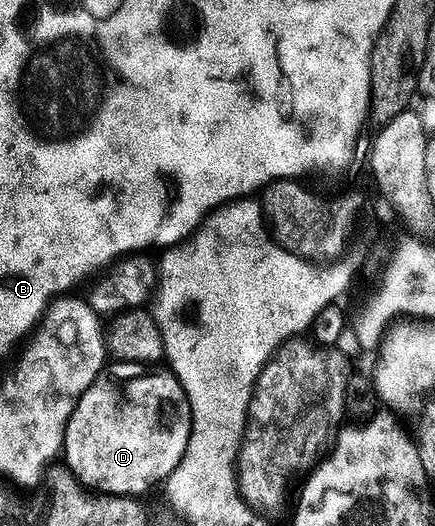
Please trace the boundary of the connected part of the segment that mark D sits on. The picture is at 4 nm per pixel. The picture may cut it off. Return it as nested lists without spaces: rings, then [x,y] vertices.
[[[136,380],[128,388],[128,408],[120,392],[108,392],[104,382],[92,384],[78,398],[64,431],[62,460],[74,478],[83,487],[109,496],[139,497],[140,492],[159,485],[178,466],[186,450],[186,442],[192,433],[192,415],[182,386],[172,382],[151,384],[150,381]]]

